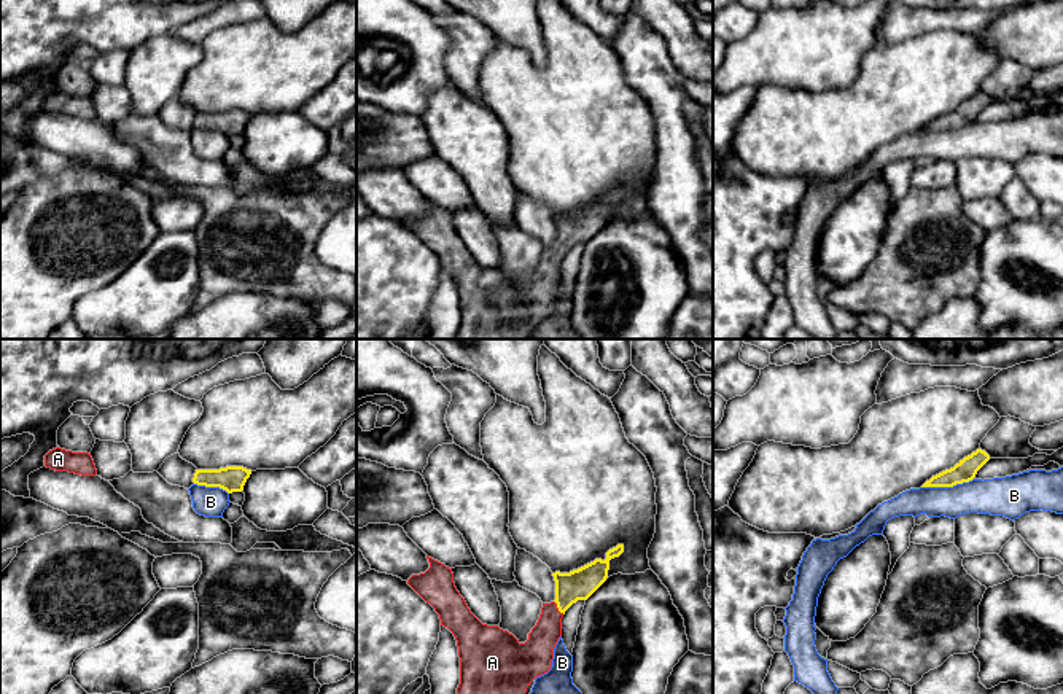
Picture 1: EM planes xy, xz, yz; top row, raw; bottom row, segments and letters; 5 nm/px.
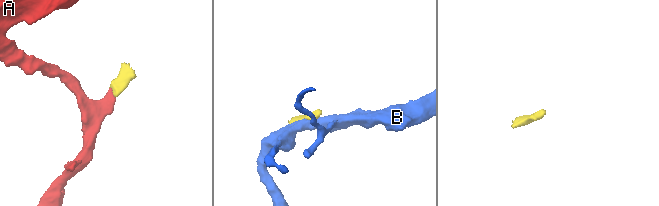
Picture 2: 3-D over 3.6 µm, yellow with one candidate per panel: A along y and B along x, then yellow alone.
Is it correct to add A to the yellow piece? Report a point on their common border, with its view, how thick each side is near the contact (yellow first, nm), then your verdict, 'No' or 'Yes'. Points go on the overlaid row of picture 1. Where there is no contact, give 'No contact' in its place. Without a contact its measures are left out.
Touches yellow at xz (557, 607). Thickness 160 nm (yellow) against 160 nm. Yes

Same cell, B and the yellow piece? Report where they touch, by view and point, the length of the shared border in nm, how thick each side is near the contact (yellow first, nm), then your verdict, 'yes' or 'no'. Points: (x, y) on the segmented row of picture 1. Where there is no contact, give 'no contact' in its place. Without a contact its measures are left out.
meets yellow in yz at (947, 486); contact 260 nm long; 110 nm thick on the yellow side, 180 nm on the other; no

